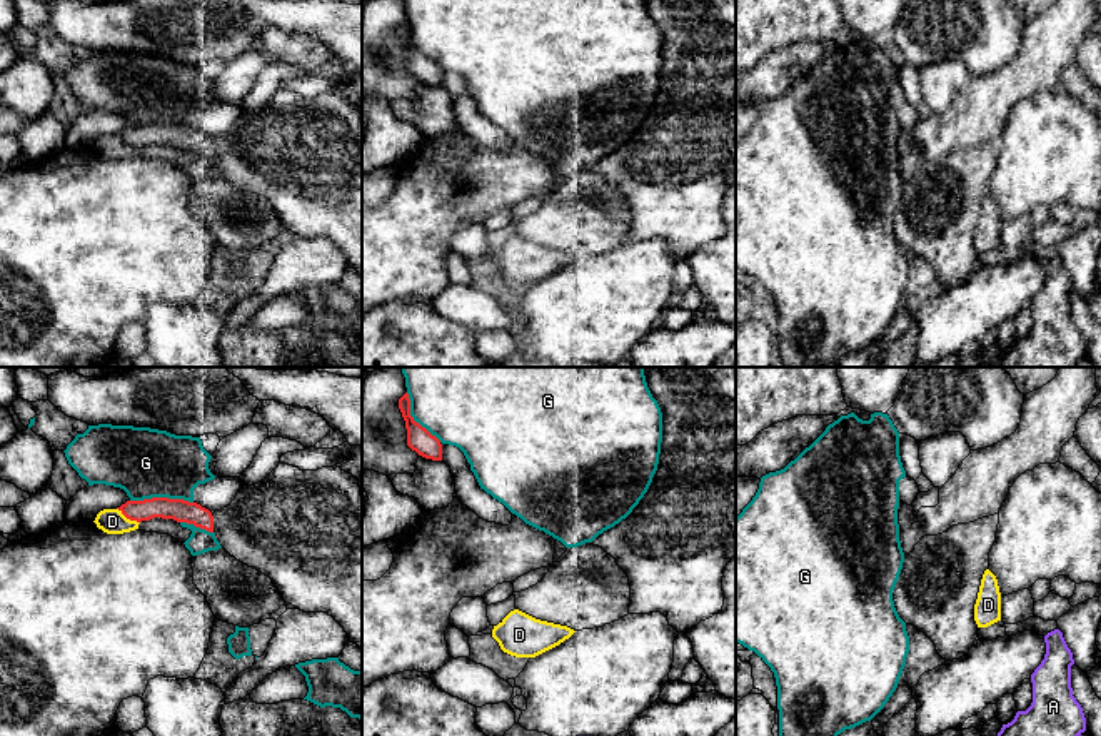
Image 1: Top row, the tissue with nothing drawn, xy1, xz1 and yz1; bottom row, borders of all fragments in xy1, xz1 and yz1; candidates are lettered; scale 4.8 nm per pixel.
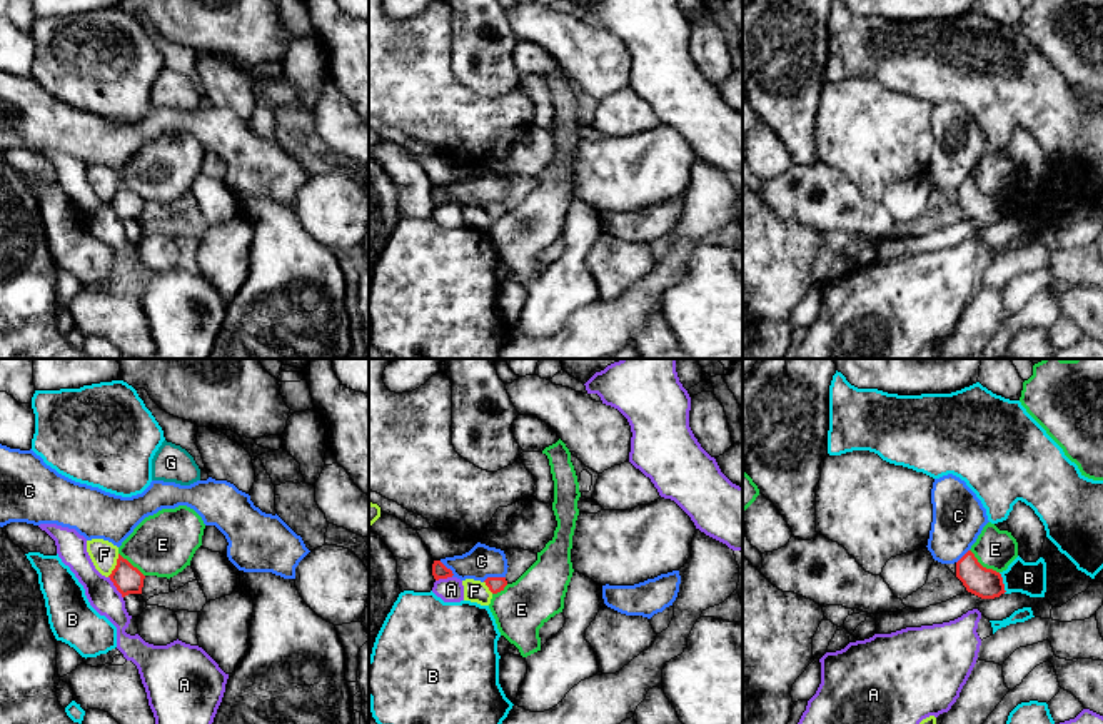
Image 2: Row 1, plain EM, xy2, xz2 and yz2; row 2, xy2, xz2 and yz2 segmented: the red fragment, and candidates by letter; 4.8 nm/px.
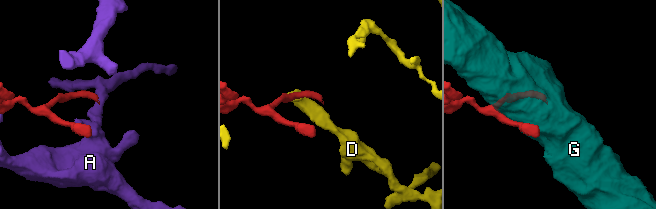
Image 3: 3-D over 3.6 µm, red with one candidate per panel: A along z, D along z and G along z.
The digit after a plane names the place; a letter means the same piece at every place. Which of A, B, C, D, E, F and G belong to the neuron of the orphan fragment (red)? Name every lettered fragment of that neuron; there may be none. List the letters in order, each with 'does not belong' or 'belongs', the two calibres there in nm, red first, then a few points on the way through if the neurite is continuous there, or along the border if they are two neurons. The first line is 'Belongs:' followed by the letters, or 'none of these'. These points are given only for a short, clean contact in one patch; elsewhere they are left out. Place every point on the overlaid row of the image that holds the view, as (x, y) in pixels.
Belongs: none of these
A: does not belong | 140/150 nm | along xy2 (109, 576), (122, 598)
B: does not belong | 140/160 nm | along yz2 (998, 573), (1005, 593)
C: does not belong | 80/160 nm | along xz2 (504, 576), (488, 576), (483, 581)
D: does not belong | 110/120 nm | along xy1 (117, 508), (127, 518), (139, 523)
E: does not belong | 140/190 nm | along yz2 (970, 549), (983, 566), (998, 573)
F: does not belong | 140/140 nm | along xy2 (119, 554), (115, 568), (107, 576)
G: does not belong | 110/340 nm

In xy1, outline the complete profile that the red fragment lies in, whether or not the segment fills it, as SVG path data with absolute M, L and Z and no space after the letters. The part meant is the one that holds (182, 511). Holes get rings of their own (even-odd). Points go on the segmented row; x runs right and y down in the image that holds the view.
M279 464L259 484L244 486L227 507L214 514L197 502L168 497L127 501L117 509L137 522L162 517L214 532L232 557L272 579L287 609L327 612L344 628L350 643L362 649L362 494L359 479L352 474L337 466L300 471L289 464Z

